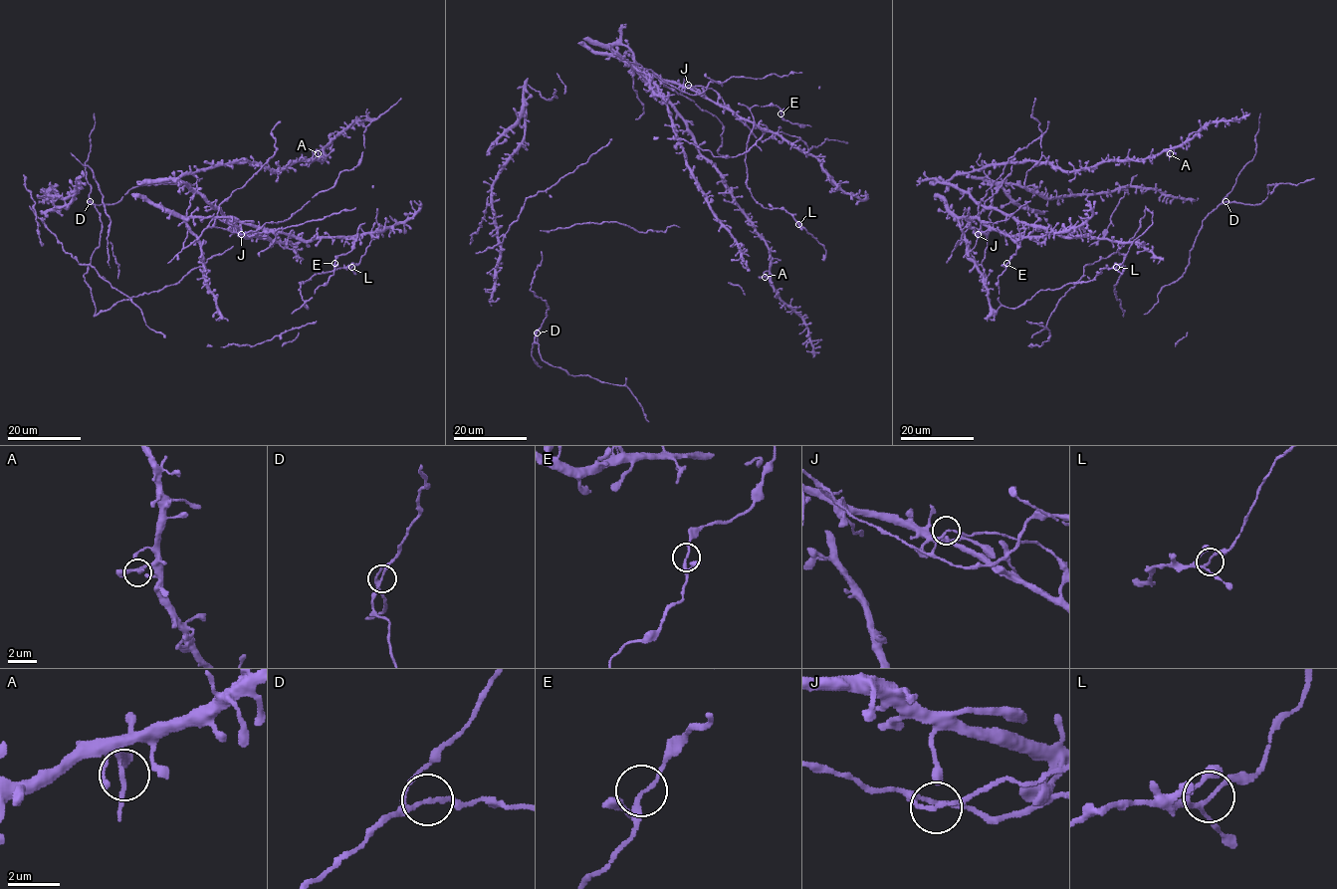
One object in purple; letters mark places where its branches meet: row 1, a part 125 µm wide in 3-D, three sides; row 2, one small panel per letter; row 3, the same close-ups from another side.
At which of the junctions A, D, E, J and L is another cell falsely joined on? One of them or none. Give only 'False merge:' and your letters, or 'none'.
False merge: none

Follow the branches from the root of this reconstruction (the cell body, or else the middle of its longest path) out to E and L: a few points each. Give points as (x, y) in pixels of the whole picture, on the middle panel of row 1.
E: (798, 124), (785, 120), (780, 114)
L: (798, 124), (785, 120), (777, 105), (753, 106), (745, 159), (752, 196), (765, 207), (786, 210), (798, 224)

